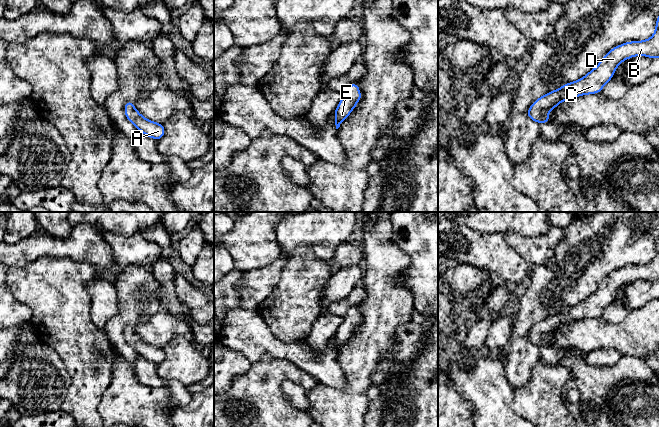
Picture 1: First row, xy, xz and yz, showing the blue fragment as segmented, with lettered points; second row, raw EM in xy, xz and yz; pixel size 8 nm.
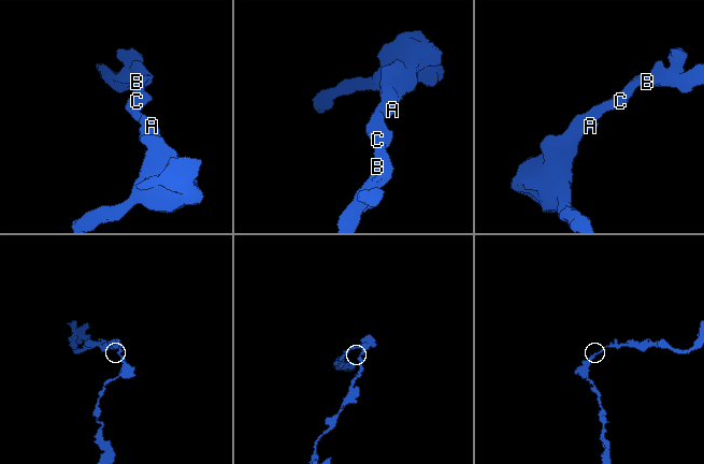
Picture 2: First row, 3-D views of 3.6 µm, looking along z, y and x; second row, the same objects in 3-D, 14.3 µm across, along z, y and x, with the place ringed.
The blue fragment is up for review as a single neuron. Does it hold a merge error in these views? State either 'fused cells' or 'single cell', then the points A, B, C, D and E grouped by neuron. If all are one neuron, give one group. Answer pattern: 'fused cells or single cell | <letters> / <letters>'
single cell | A B C D E

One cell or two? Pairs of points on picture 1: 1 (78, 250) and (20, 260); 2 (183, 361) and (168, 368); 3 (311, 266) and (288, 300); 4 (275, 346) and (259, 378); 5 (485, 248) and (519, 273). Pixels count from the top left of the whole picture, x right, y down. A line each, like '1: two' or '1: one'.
1: one
2: one
3: one
4: two
5: one

